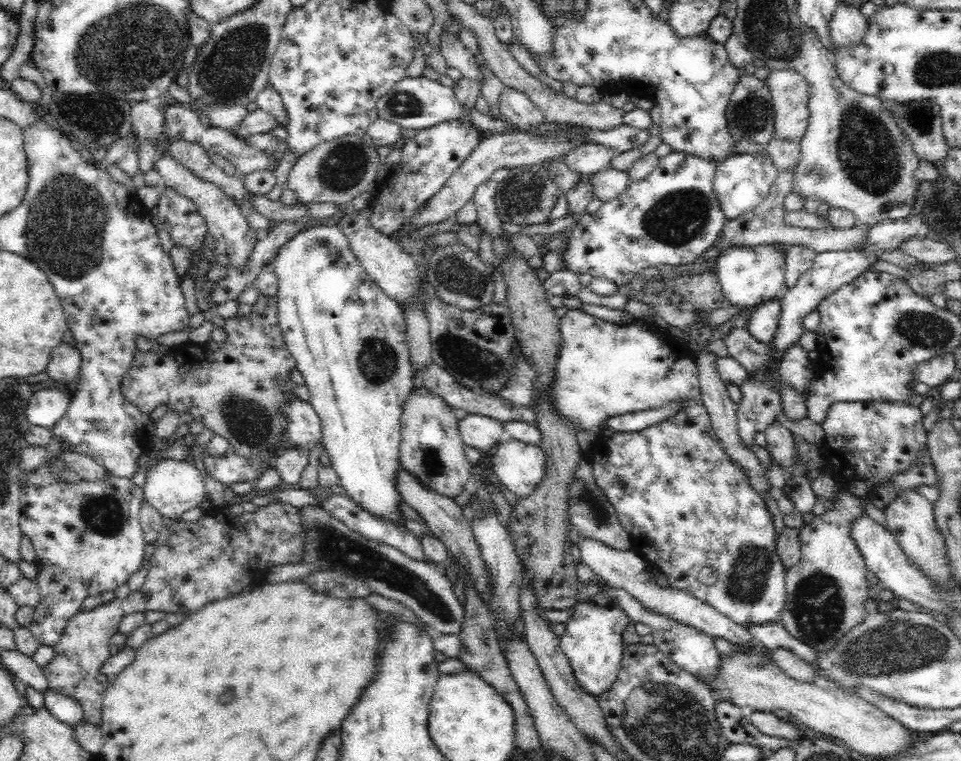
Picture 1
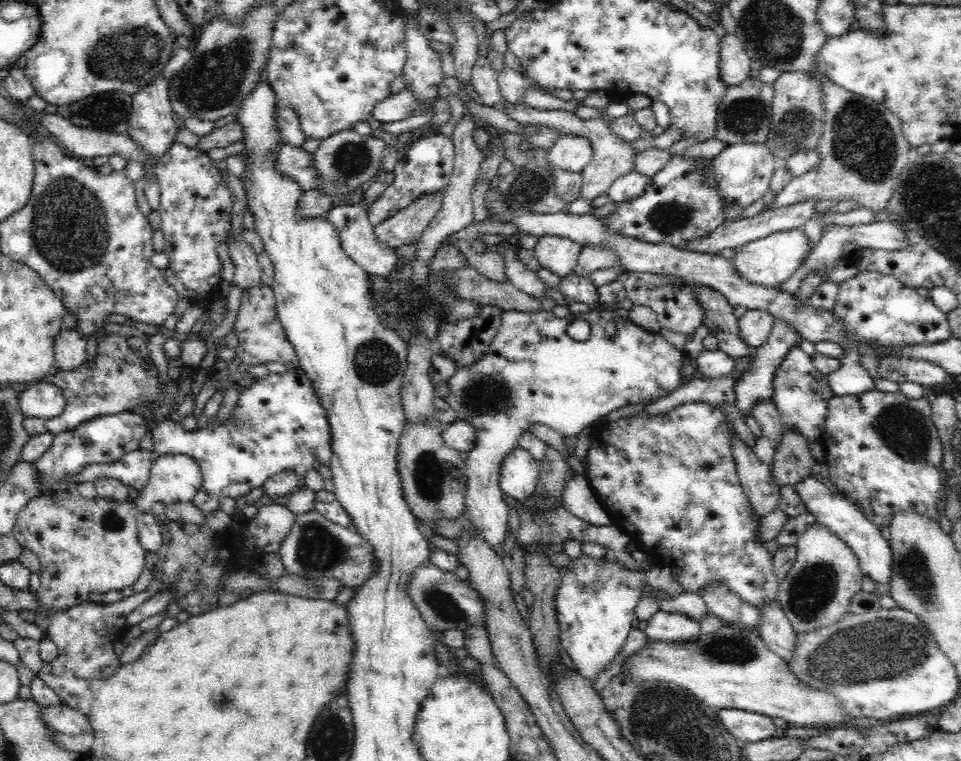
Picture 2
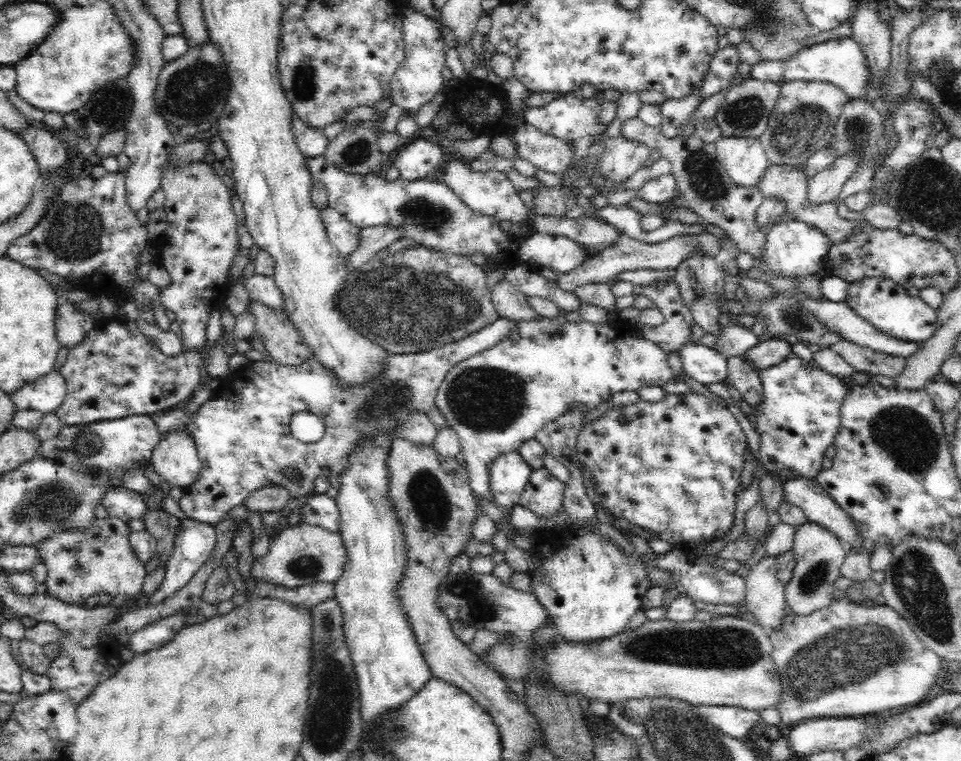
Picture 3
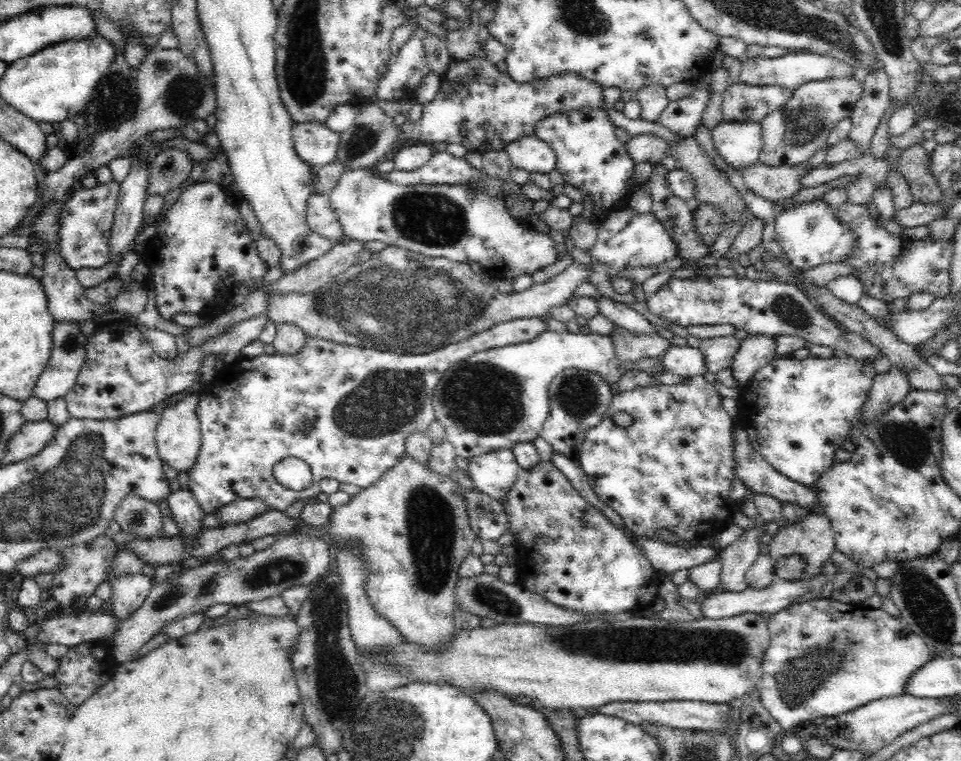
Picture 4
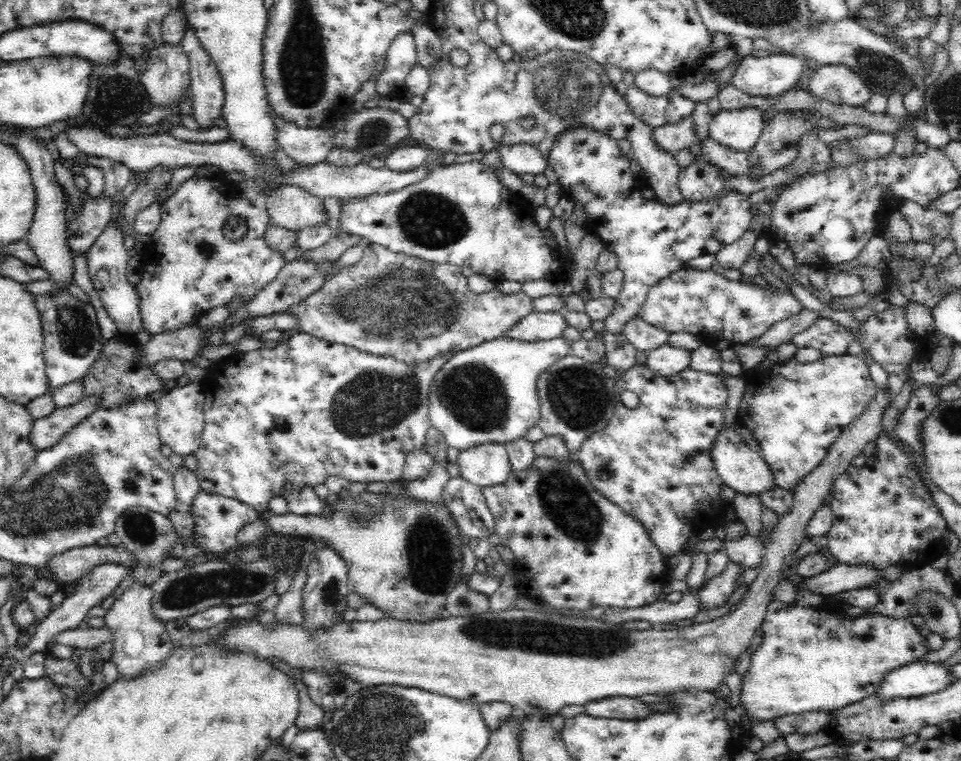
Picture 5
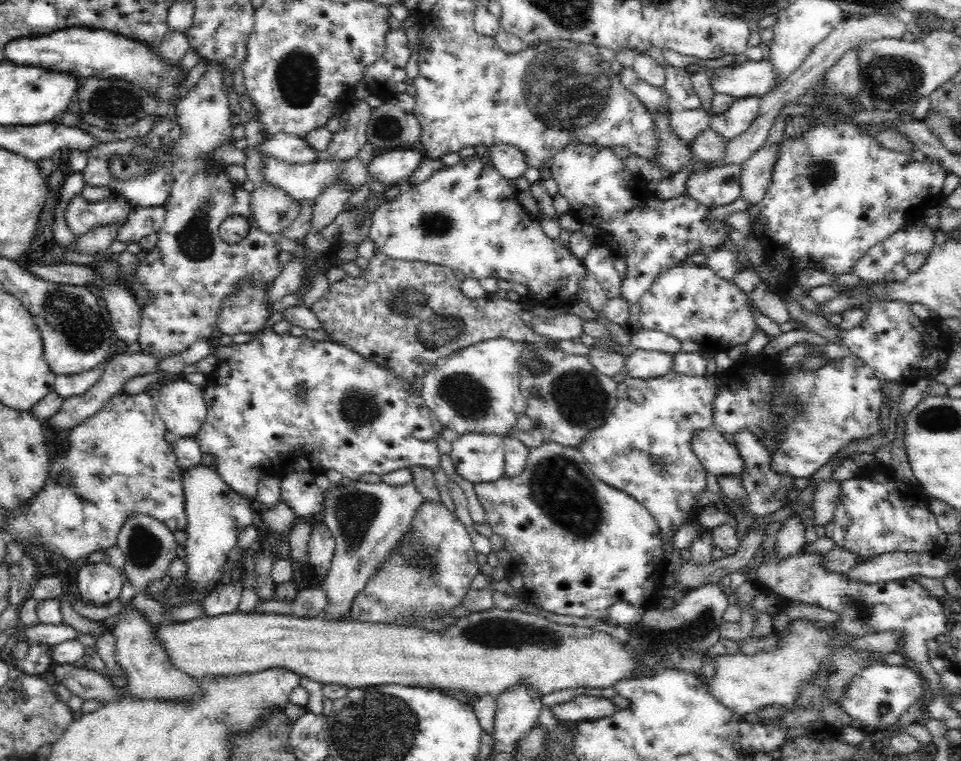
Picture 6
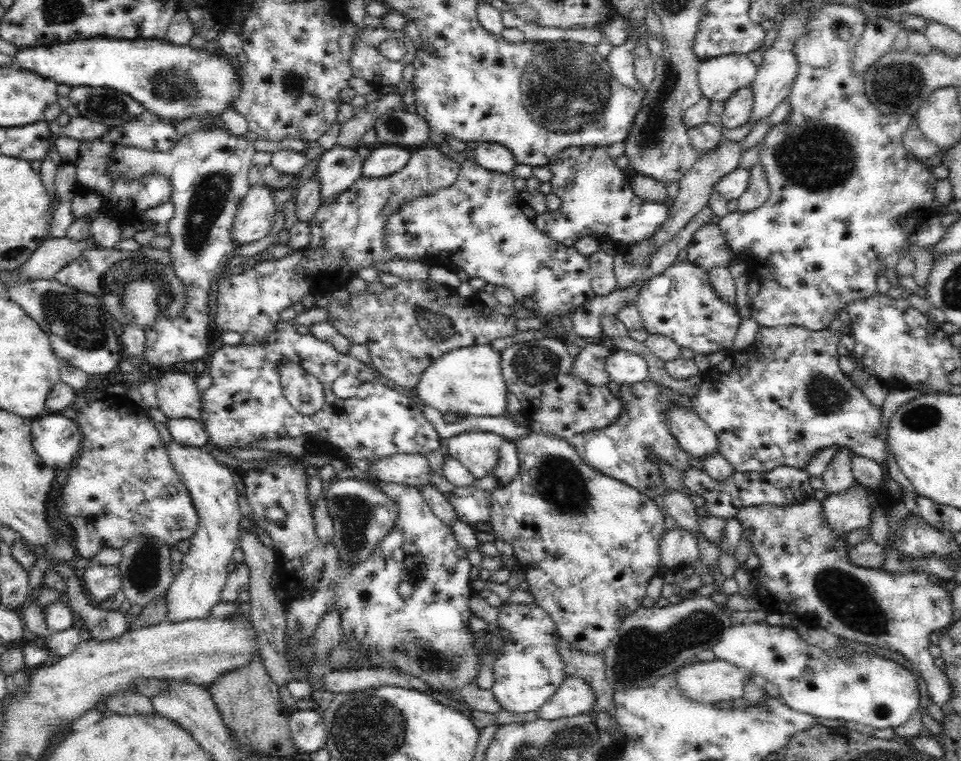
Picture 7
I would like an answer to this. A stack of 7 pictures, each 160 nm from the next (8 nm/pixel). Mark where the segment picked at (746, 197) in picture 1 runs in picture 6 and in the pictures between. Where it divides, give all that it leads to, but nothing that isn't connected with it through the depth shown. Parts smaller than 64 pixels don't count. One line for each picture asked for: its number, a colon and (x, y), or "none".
2: (743, 170)
3: (744, 158)
4: (739, 143)
5: (738, 129)
6: (737, 119)

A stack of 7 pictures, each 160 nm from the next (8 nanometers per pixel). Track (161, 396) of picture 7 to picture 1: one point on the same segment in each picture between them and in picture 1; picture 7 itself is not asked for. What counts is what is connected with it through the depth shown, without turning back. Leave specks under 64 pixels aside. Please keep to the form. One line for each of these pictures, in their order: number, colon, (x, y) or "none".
1: (174, 488)
2: (176, 477)
3: (175, 458)
4: (178, 436)
5: (180, 419)
6: (181, 405)

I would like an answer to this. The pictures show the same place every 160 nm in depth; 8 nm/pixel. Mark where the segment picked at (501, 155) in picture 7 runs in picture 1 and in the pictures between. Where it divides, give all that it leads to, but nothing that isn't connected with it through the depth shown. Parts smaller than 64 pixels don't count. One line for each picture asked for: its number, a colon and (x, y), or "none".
1: (587, 158)
2: (570, 152)
3: (547, 152)
4: (530, 153)
5: (521, 159)
6: (510, 162)

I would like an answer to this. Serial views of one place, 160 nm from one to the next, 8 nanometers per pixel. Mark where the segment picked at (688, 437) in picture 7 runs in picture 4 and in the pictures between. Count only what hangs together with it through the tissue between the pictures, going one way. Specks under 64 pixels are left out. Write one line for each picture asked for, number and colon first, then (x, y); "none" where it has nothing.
4: (758, 476)
5: (745, 471)
6: (717, 453)

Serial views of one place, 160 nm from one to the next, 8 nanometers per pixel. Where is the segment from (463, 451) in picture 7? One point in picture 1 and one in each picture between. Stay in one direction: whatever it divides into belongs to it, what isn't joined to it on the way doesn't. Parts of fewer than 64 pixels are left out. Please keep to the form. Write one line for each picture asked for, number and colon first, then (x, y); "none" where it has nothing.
1: (519, 466)
2: (519, 473)
3: (509, 475)
4: (494, 473)
5: (485, 465)
6: (479, 458)

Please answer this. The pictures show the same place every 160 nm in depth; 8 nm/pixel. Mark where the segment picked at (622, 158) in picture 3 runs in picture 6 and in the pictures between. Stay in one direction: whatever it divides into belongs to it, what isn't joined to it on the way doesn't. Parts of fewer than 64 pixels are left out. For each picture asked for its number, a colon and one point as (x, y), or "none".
4: (645, 147)
5: (674, 136)
6: (686, 123)

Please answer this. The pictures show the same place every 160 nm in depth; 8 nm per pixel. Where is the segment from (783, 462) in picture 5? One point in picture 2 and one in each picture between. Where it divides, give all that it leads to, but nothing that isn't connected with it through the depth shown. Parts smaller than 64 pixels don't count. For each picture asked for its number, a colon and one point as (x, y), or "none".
2: (801, 394)
3: (798, 419)
4: (798, 413)

